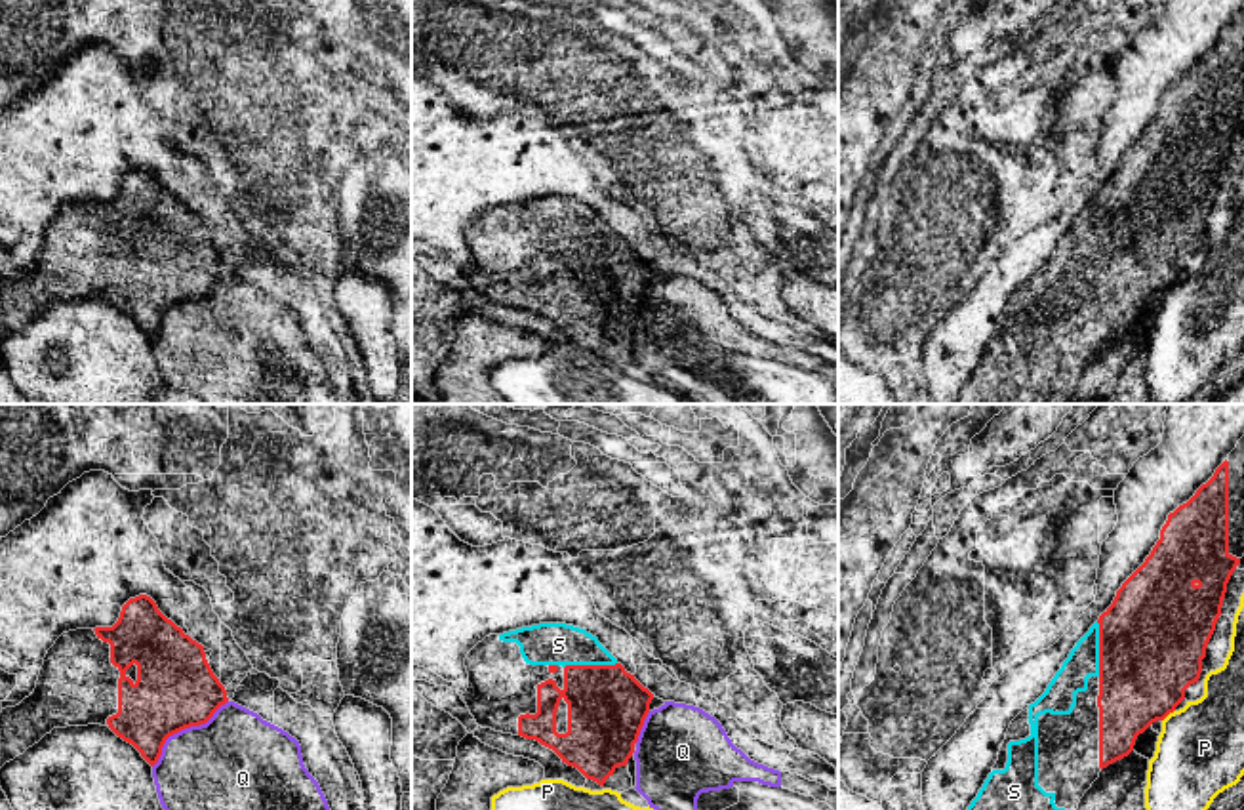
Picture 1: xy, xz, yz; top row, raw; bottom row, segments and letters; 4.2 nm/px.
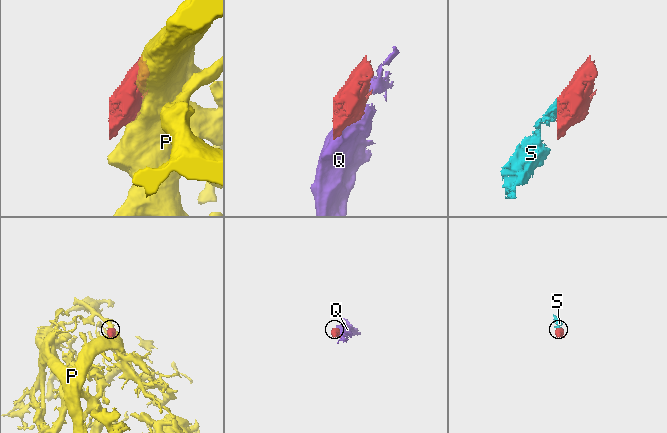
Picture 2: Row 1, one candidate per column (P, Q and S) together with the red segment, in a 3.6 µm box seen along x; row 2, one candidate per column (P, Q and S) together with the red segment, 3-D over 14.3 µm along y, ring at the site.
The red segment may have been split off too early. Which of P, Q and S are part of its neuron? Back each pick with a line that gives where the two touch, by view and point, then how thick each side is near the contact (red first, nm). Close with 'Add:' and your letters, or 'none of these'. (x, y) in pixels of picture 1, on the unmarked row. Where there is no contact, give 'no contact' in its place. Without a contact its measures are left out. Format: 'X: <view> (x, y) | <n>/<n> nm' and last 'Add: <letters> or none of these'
S: yz (1100, 222) | 460/140 nm
Add: S

